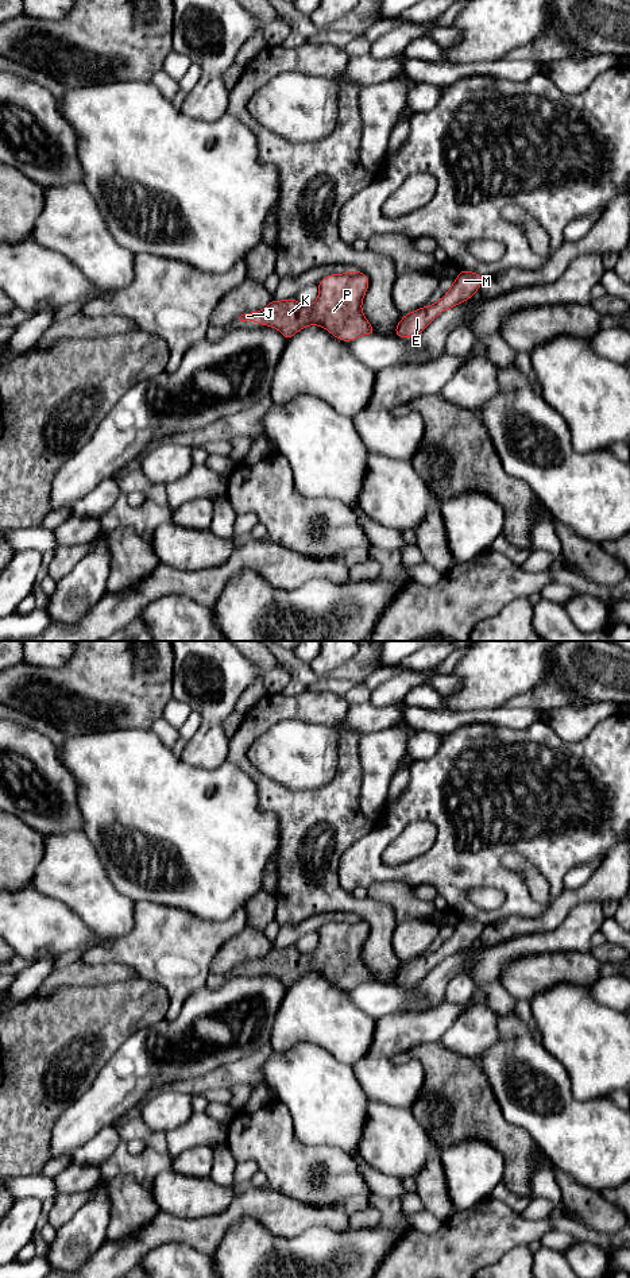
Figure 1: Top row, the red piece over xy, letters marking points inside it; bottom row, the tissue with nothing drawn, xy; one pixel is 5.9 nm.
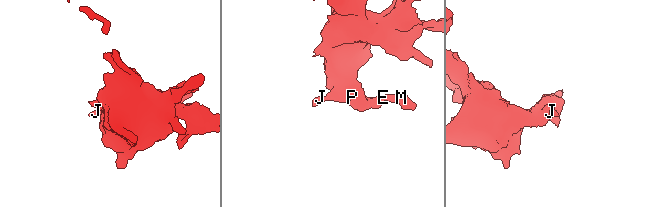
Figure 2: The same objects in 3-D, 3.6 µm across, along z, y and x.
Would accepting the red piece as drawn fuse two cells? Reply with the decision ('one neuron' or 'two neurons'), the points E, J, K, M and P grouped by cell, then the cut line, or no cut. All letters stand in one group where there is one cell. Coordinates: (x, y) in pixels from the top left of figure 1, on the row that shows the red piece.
one neuron | E J K M P | no cut

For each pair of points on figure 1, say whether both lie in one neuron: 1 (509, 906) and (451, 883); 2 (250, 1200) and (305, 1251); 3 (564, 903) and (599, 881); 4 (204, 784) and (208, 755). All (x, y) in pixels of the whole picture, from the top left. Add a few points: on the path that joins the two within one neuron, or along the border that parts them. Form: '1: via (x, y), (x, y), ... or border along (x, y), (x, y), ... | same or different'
1: via (506, 888), (495, 877), (468, 877) | same
2: border along (262, 1223), (271, 1234), (286, 1238), (320, 1226) | different
3: via (572, 898), (591, 890) | same
4: border along (180, 757), (204, 768), (227, 761) | different

